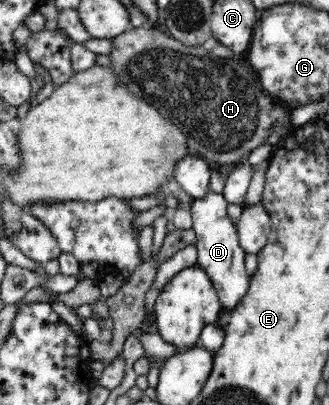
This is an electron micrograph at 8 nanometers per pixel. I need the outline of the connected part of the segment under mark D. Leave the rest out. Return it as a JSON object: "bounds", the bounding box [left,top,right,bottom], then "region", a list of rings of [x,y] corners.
{"bounds":[191,191,249,310],"region":[[[210,191],[204,198],[191,204],[192,229],[196,232],[197,260],[210,277],[218,292],[222,308],[231,310],[245,296],[249,288],[249,276],[245,270],[245,254],[239,242],[236,226],[227,213],[228,201],[222,193]]]}

